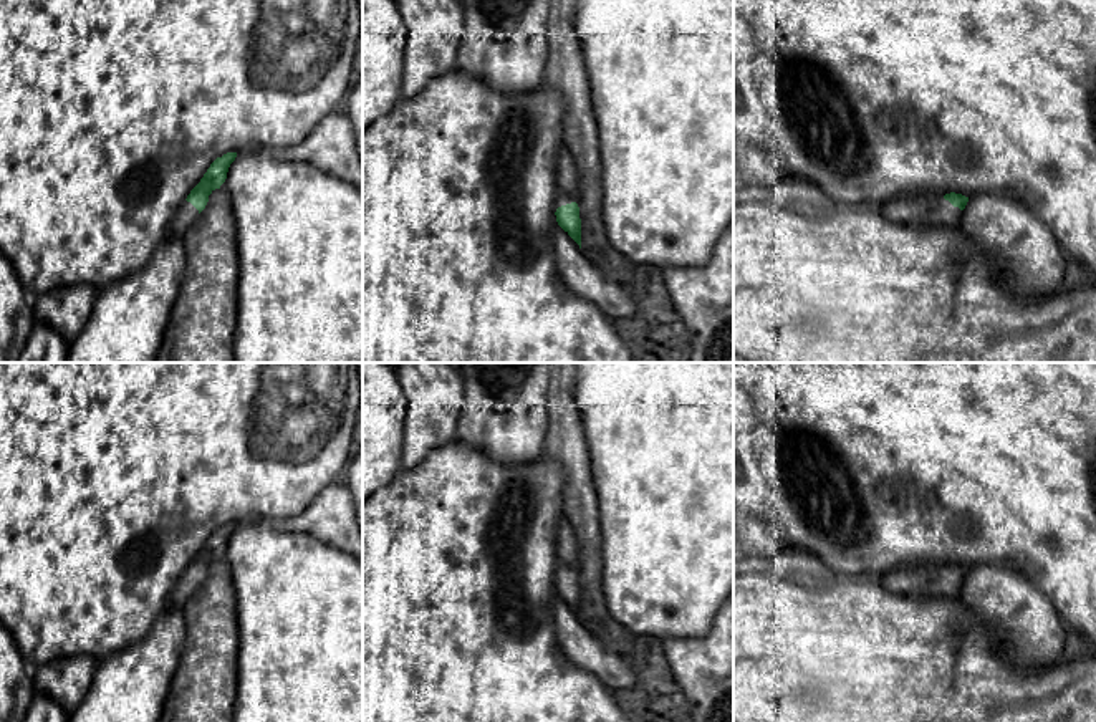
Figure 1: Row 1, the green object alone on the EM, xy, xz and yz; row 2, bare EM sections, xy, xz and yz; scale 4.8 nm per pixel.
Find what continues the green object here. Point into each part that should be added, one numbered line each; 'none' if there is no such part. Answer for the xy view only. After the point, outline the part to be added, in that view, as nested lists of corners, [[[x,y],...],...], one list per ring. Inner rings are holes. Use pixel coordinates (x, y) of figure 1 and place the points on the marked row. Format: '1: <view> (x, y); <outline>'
1: xy (187, 212); [[[185,200],[179,209],[175,219],[169,225],[166,237],[167,238],[182,237],[182,233],[197,219],[197,215],[199,215],[199,210],[190,202]]]

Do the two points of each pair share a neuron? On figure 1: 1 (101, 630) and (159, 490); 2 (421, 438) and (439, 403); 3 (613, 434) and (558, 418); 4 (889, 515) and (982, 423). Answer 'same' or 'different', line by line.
1: same
2: same
3: different
4: same

